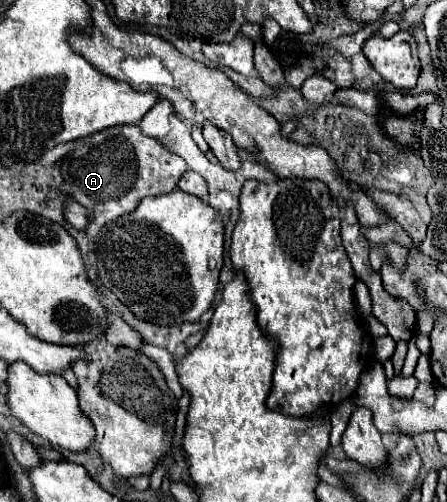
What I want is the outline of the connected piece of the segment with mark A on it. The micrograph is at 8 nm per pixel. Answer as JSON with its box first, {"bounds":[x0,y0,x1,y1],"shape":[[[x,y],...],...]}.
{"bounds":[61,125,187,227],"shape":[[[123,125],[77,139],[73,151],[61,161],[61,175],[67,193],[87,207],[91,221],[99,227],[135,211],[143,197],[171,193],[181,175],[187,171],[185,161],[171,153],[163,143],[143,135],[137,125]]]}

